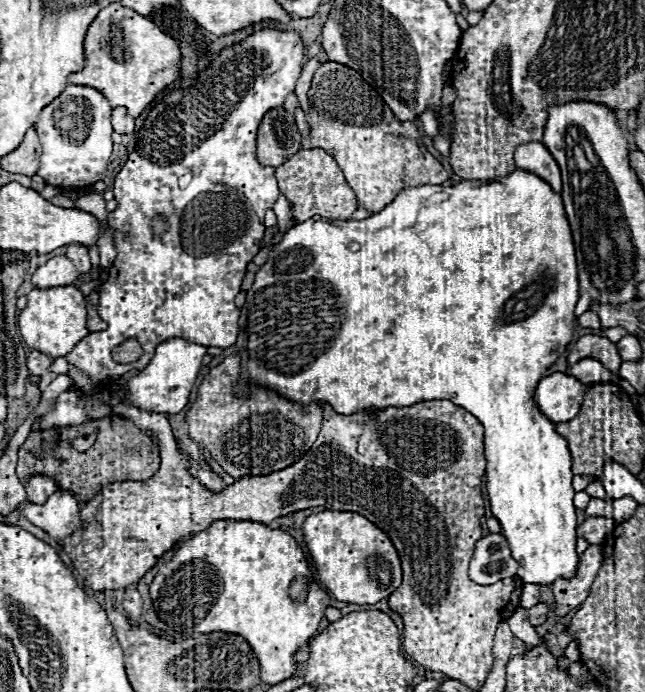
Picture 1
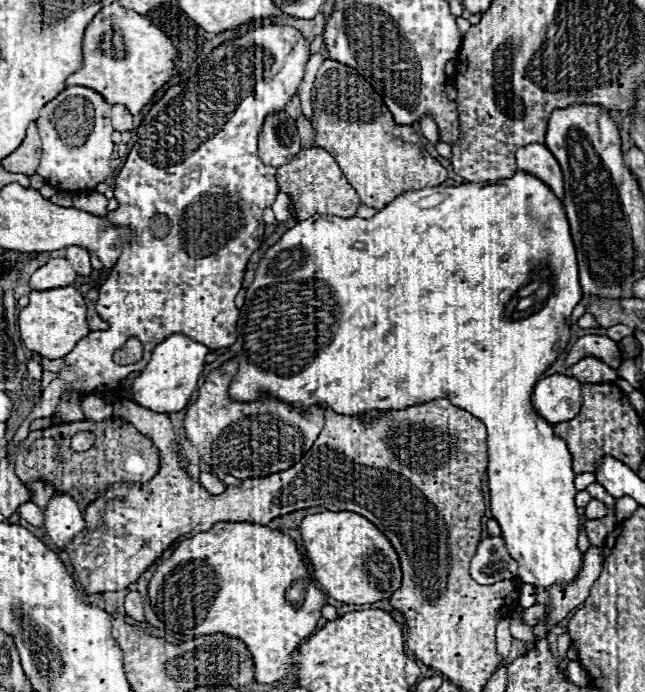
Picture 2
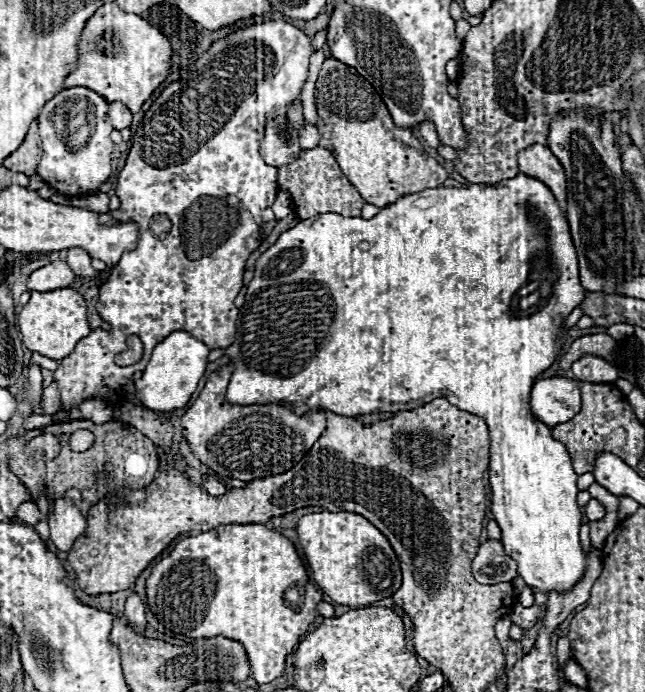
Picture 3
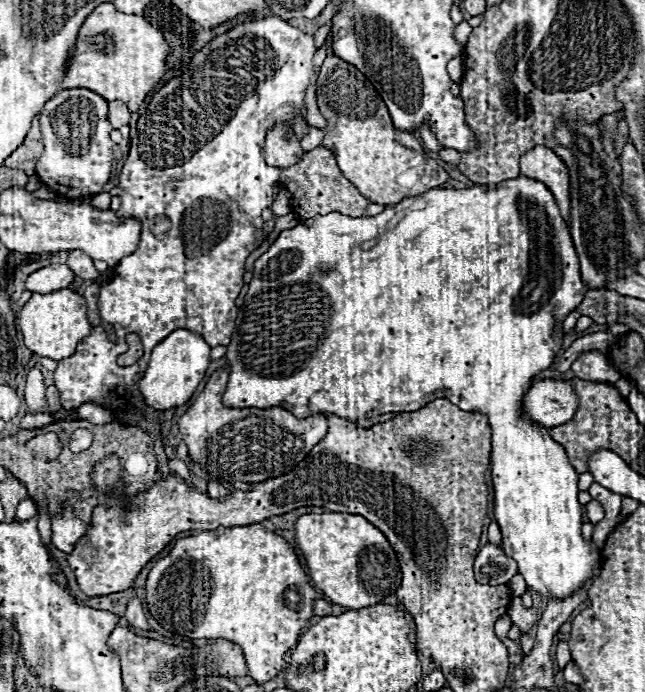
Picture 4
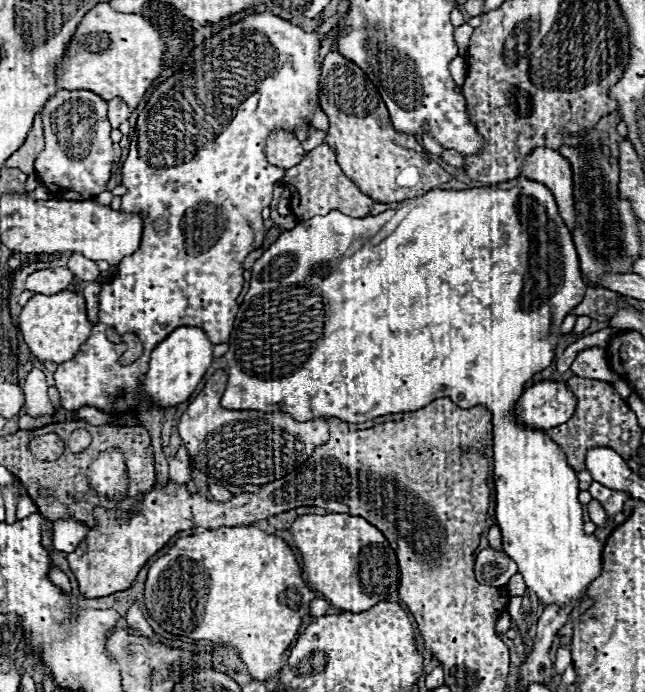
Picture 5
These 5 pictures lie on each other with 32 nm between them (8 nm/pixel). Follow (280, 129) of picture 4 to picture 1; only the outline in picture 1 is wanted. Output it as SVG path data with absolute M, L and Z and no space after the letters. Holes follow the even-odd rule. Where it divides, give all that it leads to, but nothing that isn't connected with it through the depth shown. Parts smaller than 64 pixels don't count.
M284 108L270 110L260 124L256 138L256 158L264 166L280 166L300 150L300 134L294 116Z

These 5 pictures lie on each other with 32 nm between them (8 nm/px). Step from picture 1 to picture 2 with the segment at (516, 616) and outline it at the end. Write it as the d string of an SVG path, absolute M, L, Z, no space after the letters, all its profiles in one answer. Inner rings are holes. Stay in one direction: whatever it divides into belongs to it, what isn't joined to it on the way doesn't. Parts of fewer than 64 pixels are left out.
M512 620L512 624L510 624L510 632L512 632L512 636L514 638L518 638L518 640L534 640L534 636L532 636L532 630L528 628L528 626L524 626L522 622L518 622L518 620Z

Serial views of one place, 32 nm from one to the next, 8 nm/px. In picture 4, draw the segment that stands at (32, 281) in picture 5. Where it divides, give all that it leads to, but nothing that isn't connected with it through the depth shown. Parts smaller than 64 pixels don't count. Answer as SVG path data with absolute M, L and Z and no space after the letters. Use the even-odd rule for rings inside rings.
M54 264L32 272L26 280L26 290L48 294L48 292L68 288L72 280L74 280L74 272L66 264Z

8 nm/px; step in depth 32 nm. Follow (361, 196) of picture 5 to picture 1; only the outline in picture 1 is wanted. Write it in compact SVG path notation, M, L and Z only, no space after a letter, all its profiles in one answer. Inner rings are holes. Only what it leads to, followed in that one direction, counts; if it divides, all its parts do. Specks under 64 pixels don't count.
M310 148L310 150L300 150L294 154L288 162L276 168L276 180L280 186L280 192L290 200L292 204L292 214L296 222L304 222L312 216L322 216L322 218L340 218L348 220L356 208L358 200L352 188L346 184L344 174L340 172L338 164L330 154L326 154L320 148Z

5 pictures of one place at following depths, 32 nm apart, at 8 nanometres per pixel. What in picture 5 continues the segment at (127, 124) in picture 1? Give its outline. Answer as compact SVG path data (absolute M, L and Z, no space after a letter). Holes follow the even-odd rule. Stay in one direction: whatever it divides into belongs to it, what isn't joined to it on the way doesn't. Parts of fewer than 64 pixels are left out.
M112 98L112 100L108 102L108 120L110 120L110 124L112 124L114 128L118 128L124 120L128 120L128 116L130 116L130 108L128 108L122 100Z

